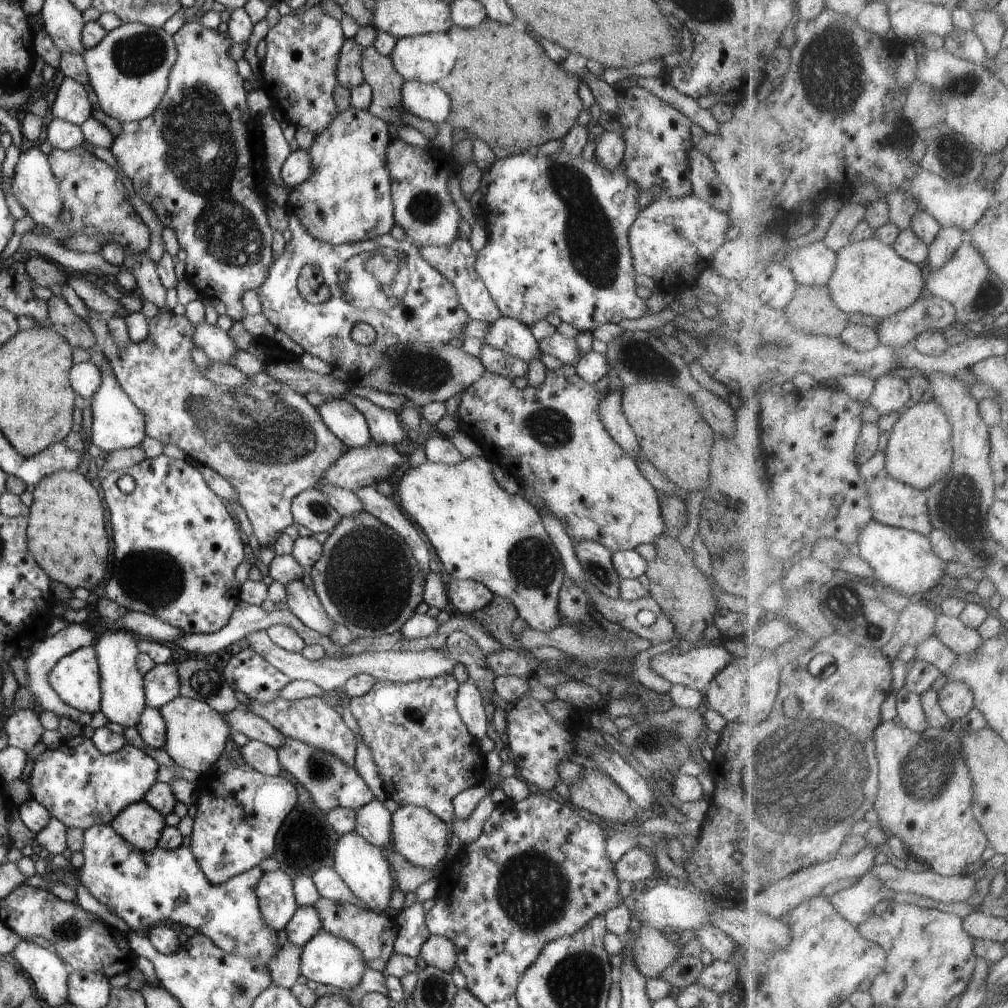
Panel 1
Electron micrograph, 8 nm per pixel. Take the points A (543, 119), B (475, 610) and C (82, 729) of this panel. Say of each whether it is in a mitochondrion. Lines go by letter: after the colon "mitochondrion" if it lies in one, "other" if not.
A: mitochondrion
B: other
C: other

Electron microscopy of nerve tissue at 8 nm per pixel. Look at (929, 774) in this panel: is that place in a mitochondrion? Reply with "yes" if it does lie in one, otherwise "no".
yes

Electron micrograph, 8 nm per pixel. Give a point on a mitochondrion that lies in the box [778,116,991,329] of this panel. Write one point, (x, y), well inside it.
(954, 159)

